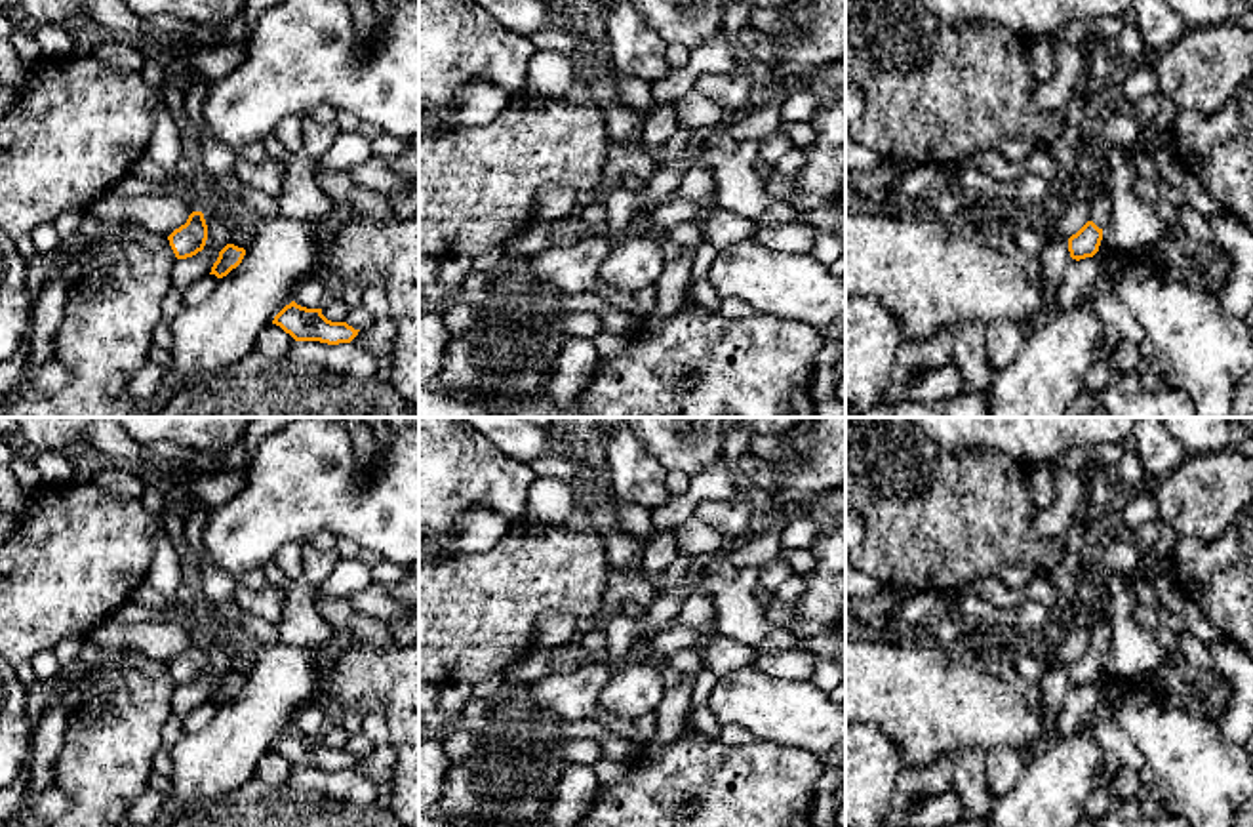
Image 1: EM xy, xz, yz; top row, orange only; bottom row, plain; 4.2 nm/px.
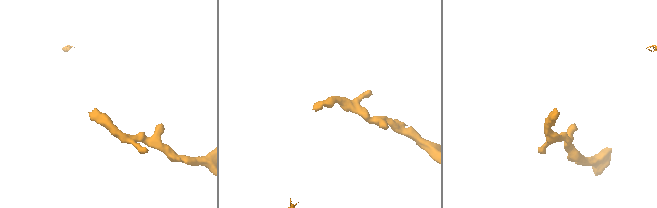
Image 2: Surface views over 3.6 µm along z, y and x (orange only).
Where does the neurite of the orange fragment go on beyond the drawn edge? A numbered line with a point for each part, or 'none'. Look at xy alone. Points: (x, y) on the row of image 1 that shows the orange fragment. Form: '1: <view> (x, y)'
none

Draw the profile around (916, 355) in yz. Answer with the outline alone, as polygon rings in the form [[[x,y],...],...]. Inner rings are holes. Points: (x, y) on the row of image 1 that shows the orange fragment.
[[[941,330],[925,339],[906,339],[897,353],[897,362],[910,373],[939,370],[952,360],[954,330]]]

